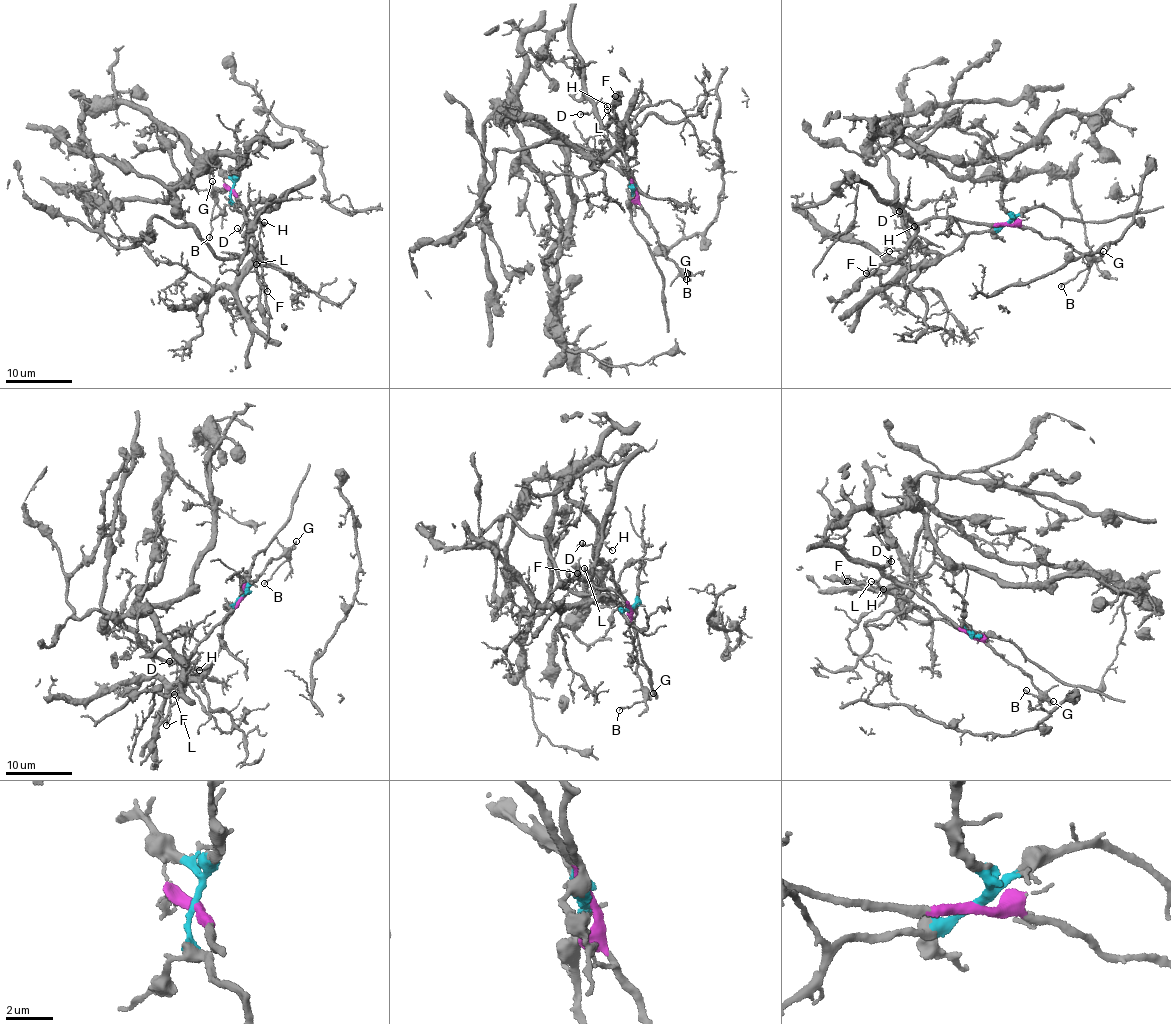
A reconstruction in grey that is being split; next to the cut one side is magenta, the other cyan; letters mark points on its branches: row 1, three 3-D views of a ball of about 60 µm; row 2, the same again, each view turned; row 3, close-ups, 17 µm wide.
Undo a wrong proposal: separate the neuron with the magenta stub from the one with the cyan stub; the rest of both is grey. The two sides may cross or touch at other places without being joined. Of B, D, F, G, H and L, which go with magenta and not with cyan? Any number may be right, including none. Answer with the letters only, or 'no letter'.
B, D, F, G, H, L

